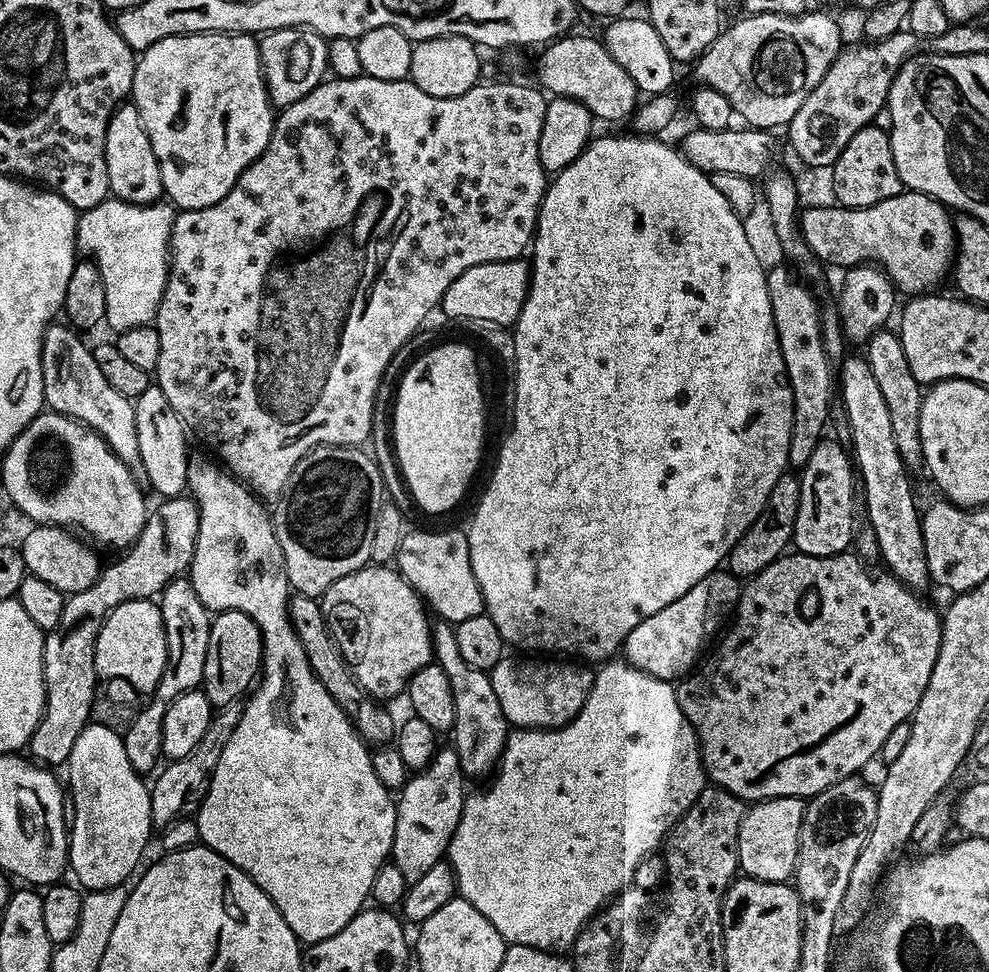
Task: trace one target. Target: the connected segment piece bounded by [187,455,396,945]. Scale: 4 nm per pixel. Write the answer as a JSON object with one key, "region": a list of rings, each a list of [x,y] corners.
{"region":[[[196,455],[188,462],[187,491],[200,505],[198,538],[190,569],[192,588],[209,613],[238,610],[254,618],[262,634],[264,659],[256,696],[249,695],[248,704],[246,700],[243,705],[238,726],[230,734],[222,758],[218,758],[208,793],[195,809],[194,823],[203,847],[222,854],[222,858],[246,873],[278,906],[286,926],[294,930],[301,942],[317,944],[338,934],[371,897],[374,874],[378,874],[392,850],[396,800],[374,772],[369,745],[360,739],[348,715],[316,677],[294,630],[288,616],[290,589],[284,555],[269,509],[264,509],[260,505],[263,503],[235,476],[216,468]]]}

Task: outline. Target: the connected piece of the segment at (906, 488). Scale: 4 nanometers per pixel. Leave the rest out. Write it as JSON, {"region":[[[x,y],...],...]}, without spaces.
{"region":[[[845,355],[839,365],[838,400],[844,403],[843,419],[852,434],[850,452],[862,485],[862,508],[868,511],[866,524],[876,535],[879,559],[884,560],[883,567],[907,588],[917,594],[923,593],[923,588],[929,587],[930,577],[920,525],[922,512],[919,507],[916,509],[916,496],[912,493],[912,480],[908,477],[911,475],[894,442],[890,413],[882,399],[882,389],[874,374],[870,374],[870,366],[863,355]]]}

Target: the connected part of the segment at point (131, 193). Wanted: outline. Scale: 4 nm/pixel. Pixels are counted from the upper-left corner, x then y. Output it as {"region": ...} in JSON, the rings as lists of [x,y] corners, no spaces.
{"region":[[[125,102],[116,109],[106,130],[106,174],[109,193],[128,204],[155,204],[164,196],[158,158],[150,146],[136,105]]]}

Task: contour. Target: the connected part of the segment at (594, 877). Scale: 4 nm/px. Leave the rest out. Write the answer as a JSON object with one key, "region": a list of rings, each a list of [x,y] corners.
{"region":[[[620,658],[605,663],[601,668],[604,669],[595,673],[585,705],[570,723],[561,728],[517,727],[509,731],[504,753],[500,755],[494,775],[487,781],[489,784],[481,792],[469,791],[465,795],[458,830],[454,830],[454,838],[450,838],[448,843],[446,860],[456,875],[459,899],[470,902],[470,906],[474,906],[474,910],[478,910],[478,914],[482,914],[482,918],[486,918],[486,922],[502,934],[505,945],[521,944],[543,952],[567,953],[579,938],[581,930],[633,883],[639,864],[663,845],[672,827],[683,818],[685,810],[706,787],[704,763],[700,760],[700,740],[686,714],[682,714],[682,706],[678,706],[675,687],[669,681],[654,678]]]}

